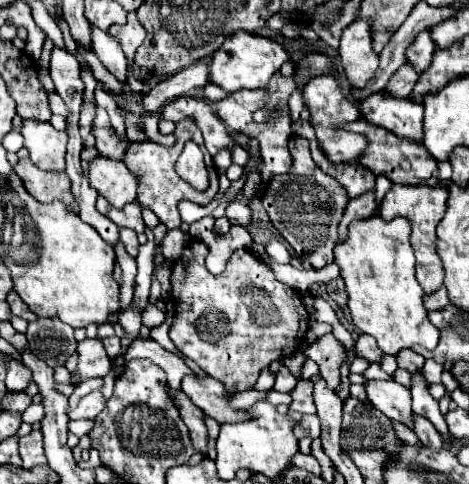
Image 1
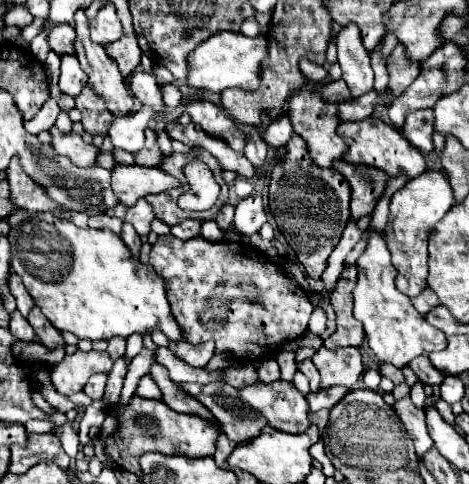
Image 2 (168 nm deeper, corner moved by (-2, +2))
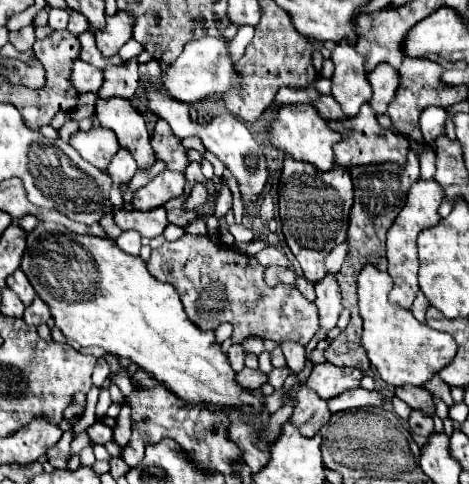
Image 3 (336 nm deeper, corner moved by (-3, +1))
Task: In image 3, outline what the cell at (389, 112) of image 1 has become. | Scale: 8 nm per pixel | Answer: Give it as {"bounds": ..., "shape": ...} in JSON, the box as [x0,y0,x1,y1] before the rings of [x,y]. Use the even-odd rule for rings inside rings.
{"bounds":[420,107,446,145],"shape":[[[426,107],[420,117],[420,129],[424,135],[426,145],[434,145],[434,139],[438,135],[444,135],[444,121],[446,121],[446,109],[438,107]]]}

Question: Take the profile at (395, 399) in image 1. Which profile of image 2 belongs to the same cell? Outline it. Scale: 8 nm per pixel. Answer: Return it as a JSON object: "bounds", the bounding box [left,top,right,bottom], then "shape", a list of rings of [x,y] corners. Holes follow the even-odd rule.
{"bounds":[395,398,433,458],"shape":[[[411,398],[405,400],[397,400],[395,404],[395,412],[399,414],[401,422],[407,428],[407,434],[413,438],[415,442],[415,452],[419,458],[423,458],[431,448],[433,448],[433,440],[427,432],[427,424],[425,424],[425,412],[421,408],[417,408]]]}

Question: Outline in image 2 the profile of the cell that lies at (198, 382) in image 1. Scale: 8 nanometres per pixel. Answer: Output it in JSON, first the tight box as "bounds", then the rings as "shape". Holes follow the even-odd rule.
{"bounds":[239,382,311,434],"shape":[[[259,382],[253,386],[245,386],[239,392],[241,400],[245,400],[251,408],[261,412],[269,420],[269,426],[277,430],[301,434],[311,426],[309,404],[291,382]]]}

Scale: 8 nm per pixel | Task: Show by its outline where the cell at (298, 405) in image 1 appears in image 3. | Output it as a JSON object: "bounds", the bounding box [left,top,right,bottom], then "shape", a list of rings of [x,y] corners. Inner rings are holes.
{"bounds":[328,387,382,413],"shape":[[[362,387],[350,389],[346,393],[340,393],[340,397],[332,397],[328,401],[328,409],[332,413],[346,411],[346,409],[358,409],[366,405],[382,405],[382,395],[378,391],[366,391]]]}

